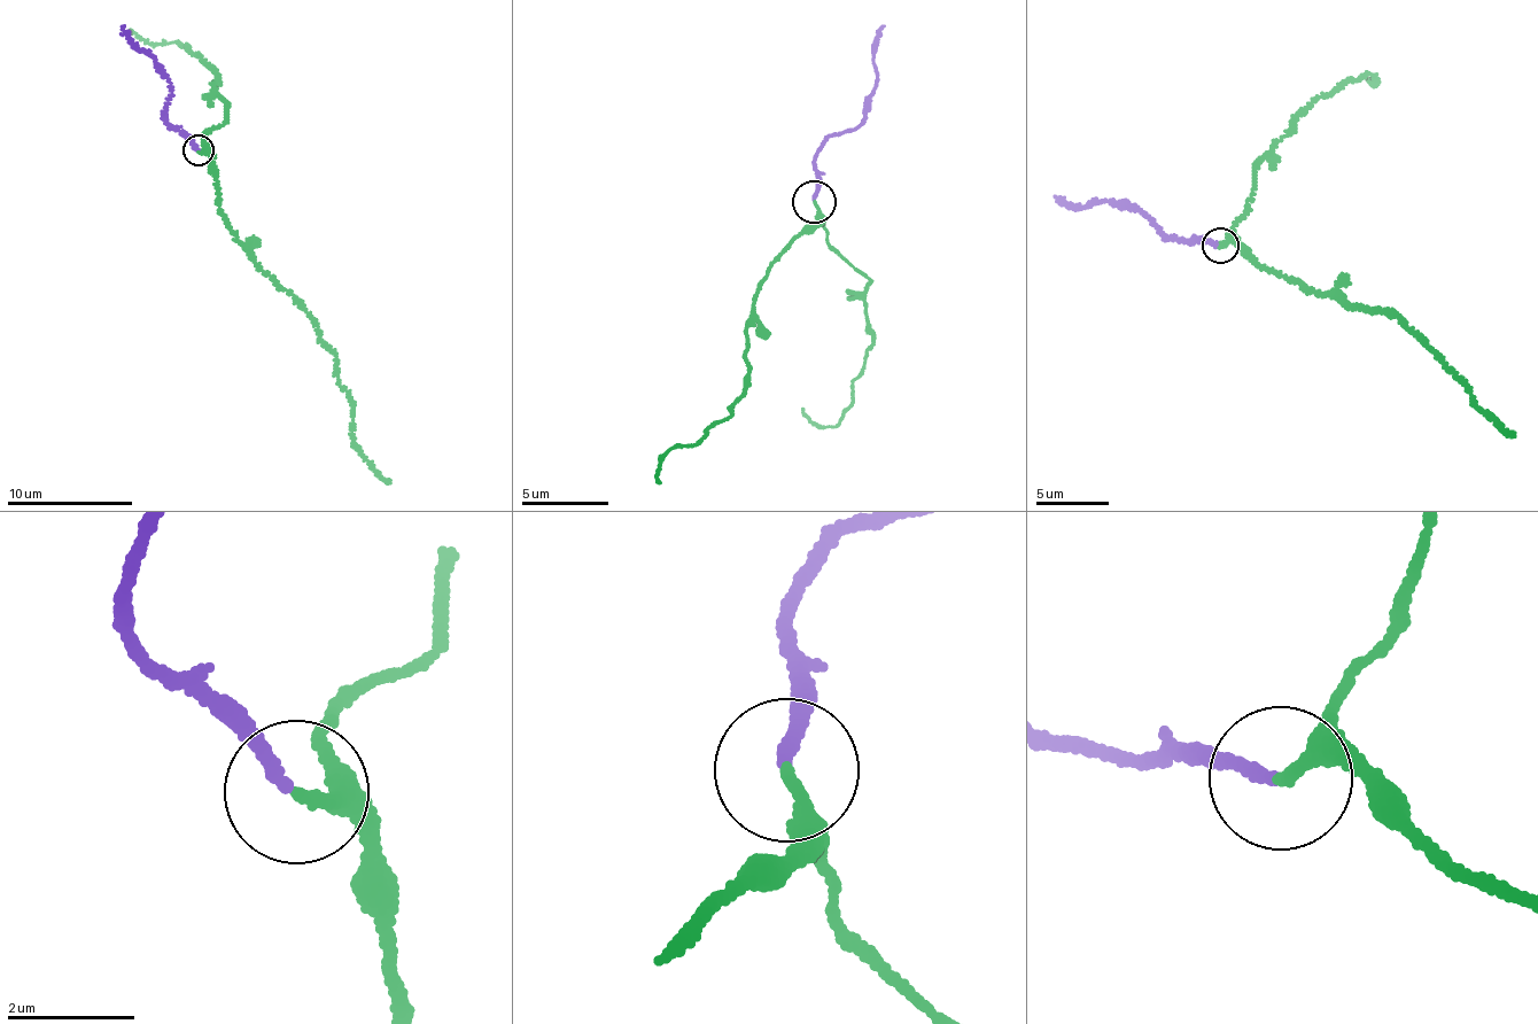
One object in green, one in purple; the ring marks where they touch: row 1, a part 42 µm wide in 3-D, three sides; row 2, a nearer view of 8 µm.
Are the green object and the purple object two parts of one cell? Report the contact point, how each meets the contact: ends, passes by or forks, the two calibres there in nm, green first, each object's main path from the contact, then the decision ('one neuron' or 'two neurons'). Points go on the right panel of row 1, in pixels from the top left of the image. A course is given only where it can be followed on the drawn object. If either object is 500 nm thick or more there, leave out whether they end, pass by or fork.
place (1220, 245); green ends; purple ends; calibres 220 and 180 nm; course green (1219, 245), (1233, 242), (1322, 293), (1335, 291), (1352, 307), (1388, 308), (1466, 387), (1470, 401), (1513, 435); course purple (1219, 245), (1179, 242), (1138, 210), (1107, 201), (1073, 209), (1055, 196); two neurons

